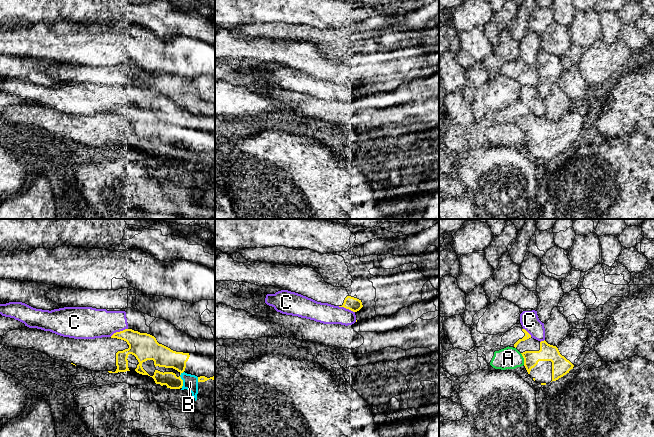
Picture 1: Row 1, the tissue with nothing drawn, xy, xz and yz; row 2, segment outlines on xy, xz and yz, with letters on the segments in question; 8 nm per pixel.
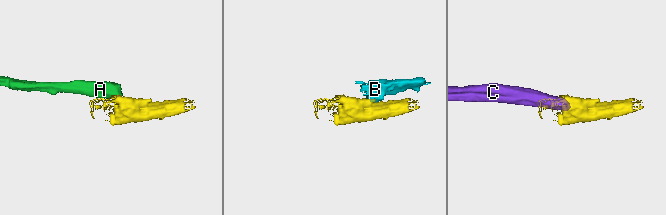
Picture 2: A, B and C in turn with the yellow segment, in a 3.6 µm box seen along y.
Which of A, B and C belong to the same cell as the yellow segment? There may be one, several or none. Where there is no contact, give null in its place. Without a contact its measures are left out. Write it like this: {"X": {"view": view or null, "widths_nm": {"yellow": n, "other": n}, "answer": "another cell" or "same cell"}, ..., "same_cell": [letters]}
{"A": {"view": "yz", "widths_nm": {"yellow": 140, "other": 180}, "answer": "another cell"}, "B": {"view": "xy", "widths_nm": {"yellow": 160, "other": 130}, "answer": "another cell"}, "C": {"view": "xy", "widths_nm": {"yellow": 220, "other": 260}, "answer": "another cell"}, "same_cell": []}

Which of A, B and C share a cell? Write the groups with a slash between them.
A B / C

